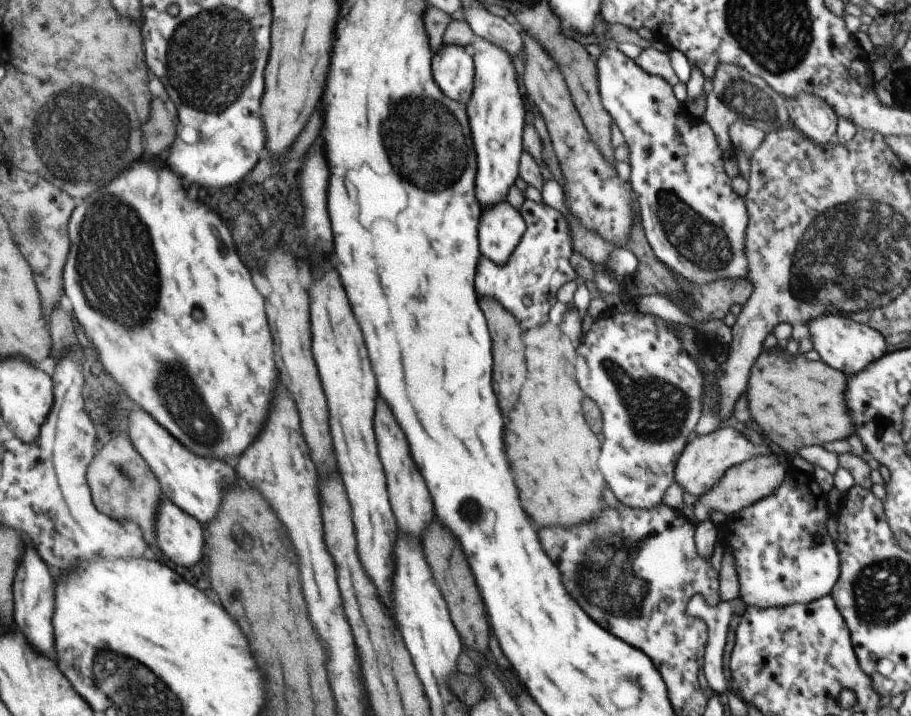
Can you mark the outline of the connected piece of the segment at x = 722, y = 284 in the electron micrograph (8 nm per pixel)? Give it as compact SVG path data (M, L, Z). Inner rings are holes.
M673 273L677 288L692 305L677 306L695 322L722 319L733 304L743 306L752 296L752 282L747 277L738 279L719 279L703 284L690 283L679 273Z

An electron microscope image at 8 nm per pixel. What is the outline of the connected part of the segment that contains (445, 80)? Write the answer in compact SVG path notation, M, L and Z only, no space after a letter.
M441 44L438 51L432 54L431 69L432 77L443 94L463 106L471 96L471 82L475 82L475 62L468 48L463 45Z

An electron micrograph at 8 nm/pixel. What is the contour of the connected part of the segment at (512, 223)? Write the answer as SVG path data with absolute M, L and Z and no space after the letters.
M509 201L487 205L481 212L477 226L479 252L500 265L511 256L525 229L520 211L513 209Z

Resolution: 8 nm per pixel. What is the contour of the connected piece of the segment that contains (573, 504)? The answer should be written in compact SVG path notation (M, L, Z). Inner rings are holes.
M547 320L542 325L525 331L524 358L529 358L529 382L521 390L521 402L505 414L505 450L509 450L509 462L513 462L513 474L517 474L517 486L521 486L521 508L529 510L531 520L537 526L573 526L592 521L603 509L601 490L605 488L603 475L597 470L599 440L587 428L581 414L581 390L575 384L573 362L576 350L555 323Z

